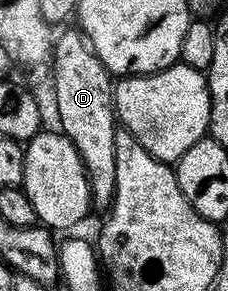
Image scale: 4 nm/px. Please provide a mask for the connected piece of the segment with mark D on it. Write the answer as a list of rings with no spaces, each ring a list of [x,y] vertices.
[[[78,29],[58,32],[49,66],[51,75],[55,78],[58,130],[66,135],[69,141],[73,141],[73,145],[79,150],[79,156],[87,170],[92,208],[96,212],[106,212],[115,199],[117,185],[117,116],[113,76],[96,57],[87,36]]]

